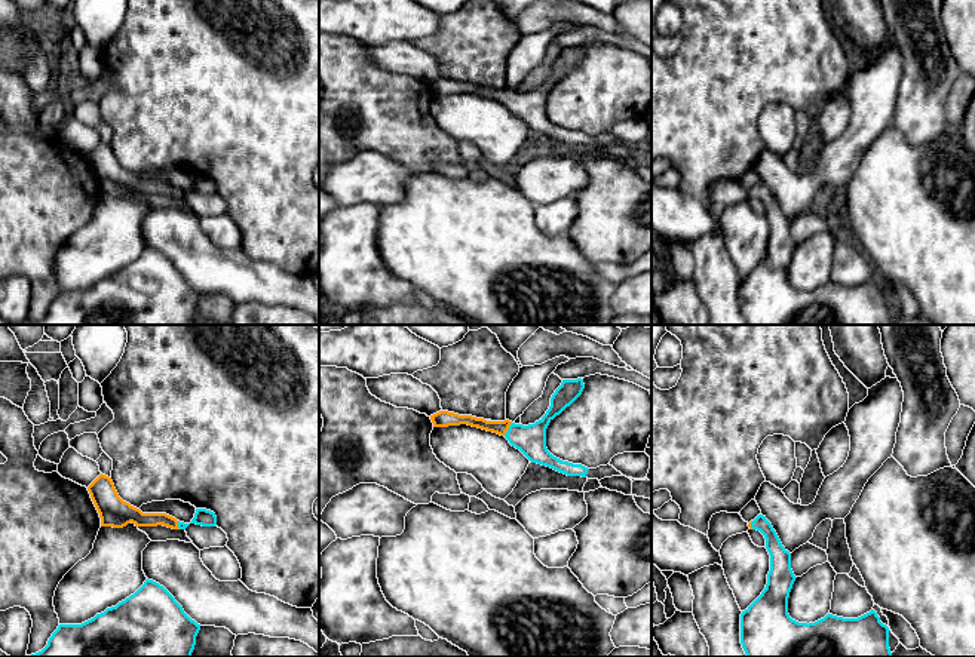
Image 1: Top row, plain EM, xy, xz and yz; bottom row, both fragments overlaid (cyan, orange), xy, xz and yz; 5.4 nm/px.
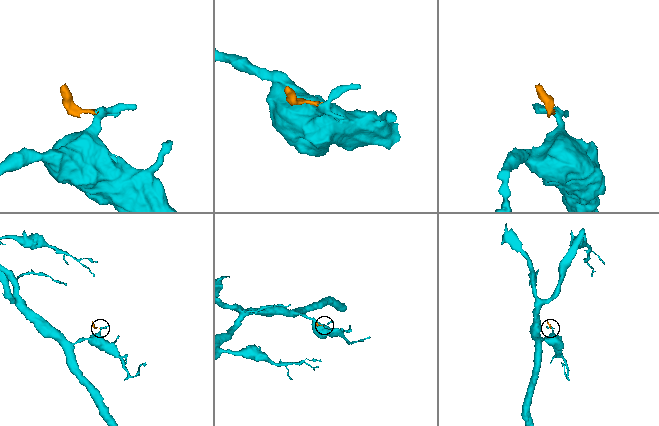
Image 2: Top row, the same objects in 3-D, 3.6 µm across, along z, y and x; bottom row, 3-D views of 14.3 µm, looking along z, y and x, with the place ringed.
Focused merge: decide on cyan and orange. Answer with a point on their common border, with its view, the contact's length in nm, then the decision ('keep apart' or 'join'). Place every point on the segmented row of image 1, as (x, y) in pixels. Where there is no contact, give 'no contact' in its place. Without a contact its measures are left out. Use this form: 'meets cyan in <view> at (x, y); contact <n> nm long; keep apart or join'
meets cyan in xz at (509, 429); contact 90 nm long; join

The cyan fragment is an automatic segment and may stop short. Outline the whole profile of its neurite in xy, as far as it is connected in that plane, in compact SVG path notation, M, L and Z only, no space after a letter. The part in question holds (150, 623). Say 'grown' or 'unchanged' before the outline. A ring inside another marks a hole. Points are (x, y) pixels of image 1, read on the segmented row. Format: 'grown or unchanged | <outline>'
unchanged | M145 580L129 598L82 624L59 624L47 645L27 657L191 657L200 624L159 583Z

